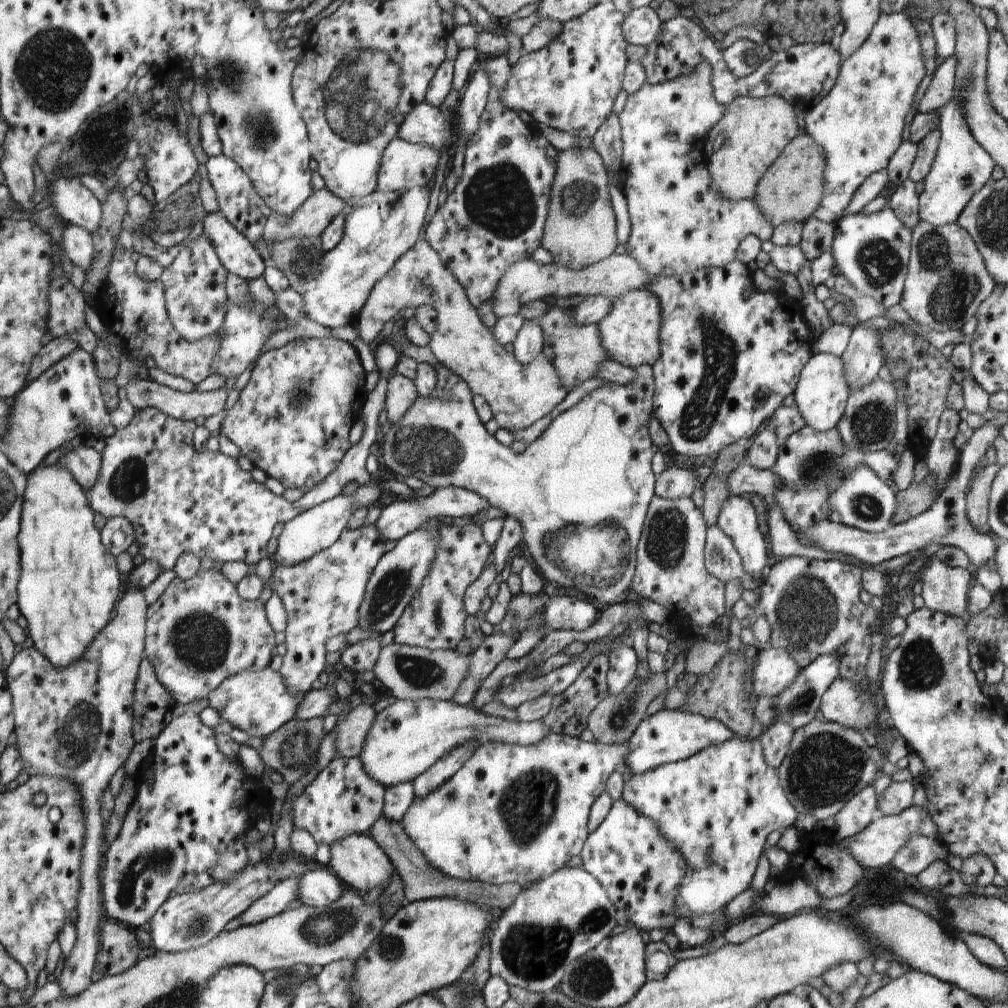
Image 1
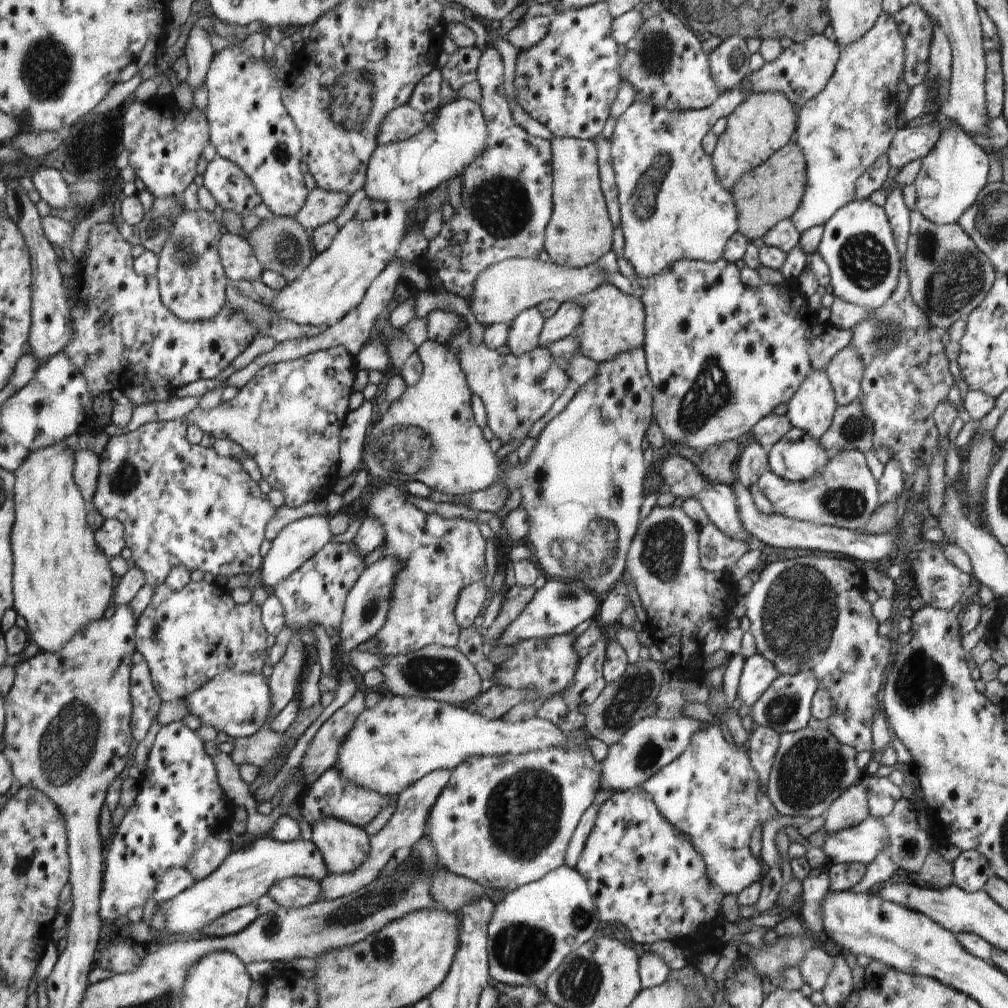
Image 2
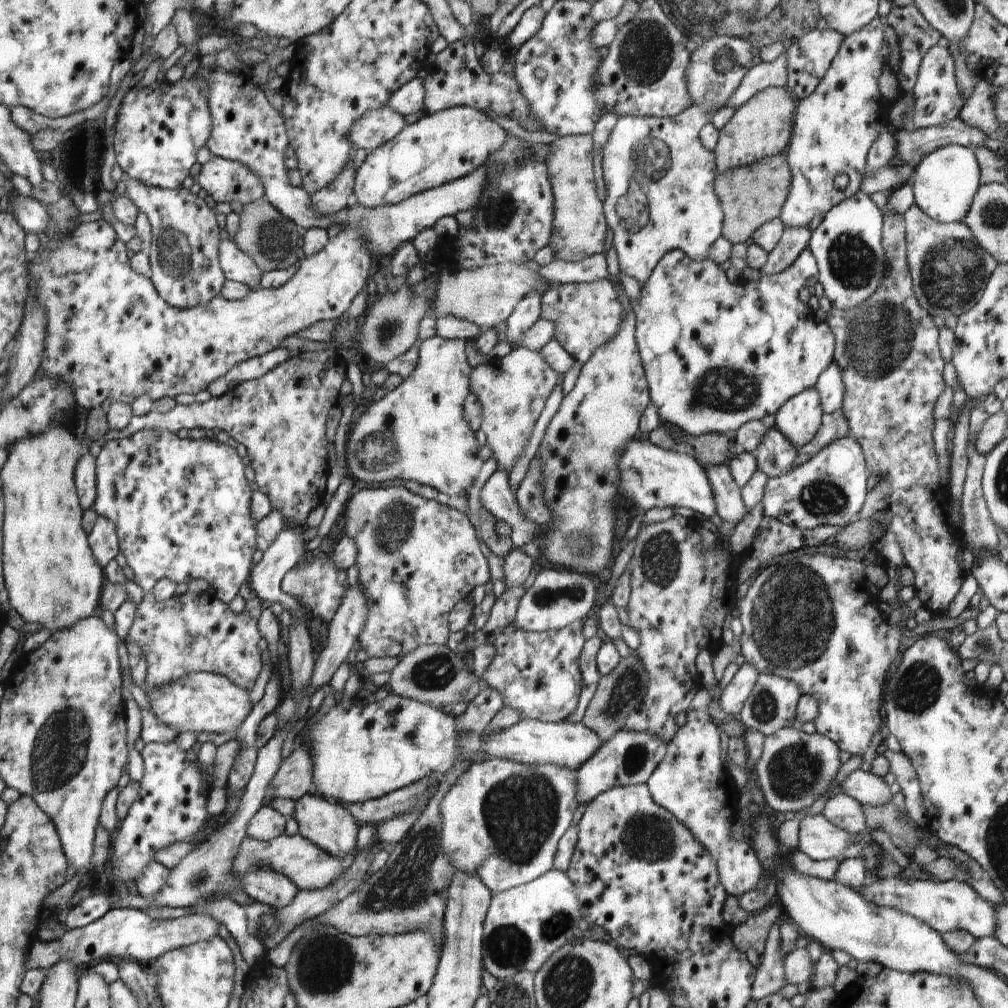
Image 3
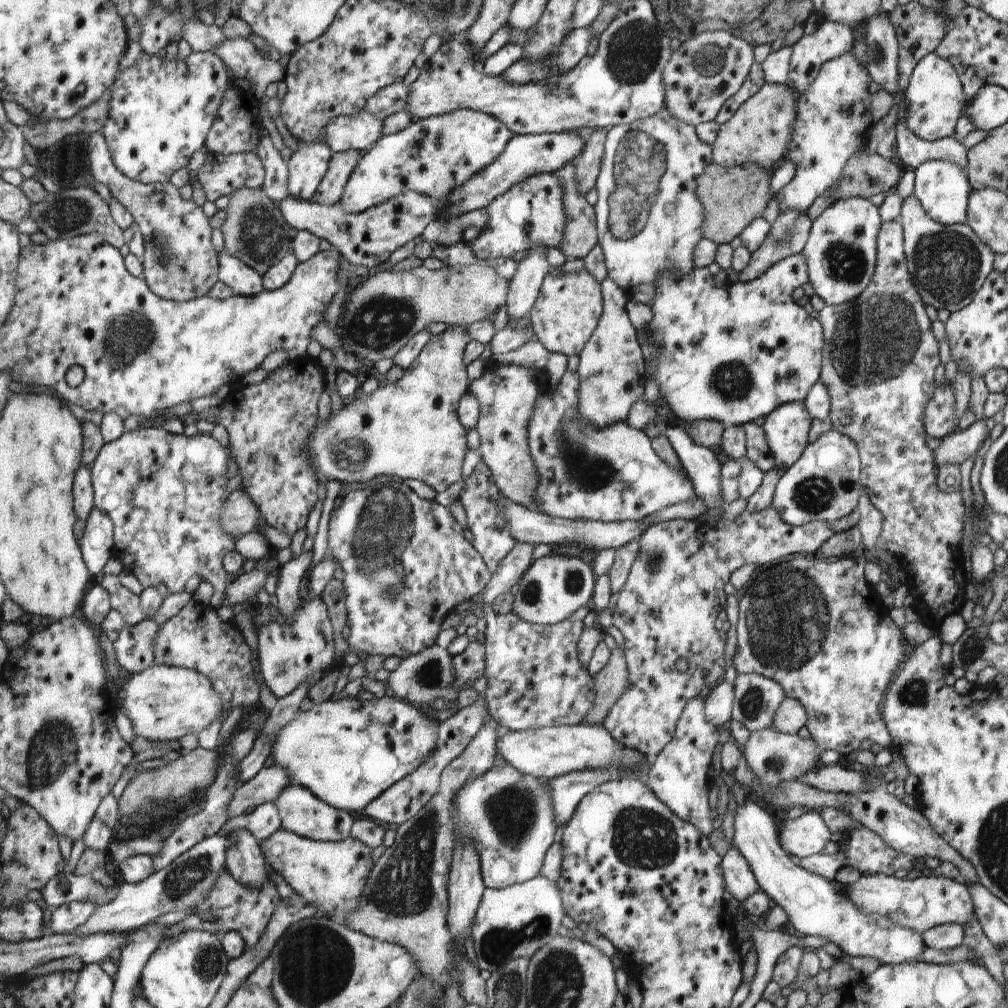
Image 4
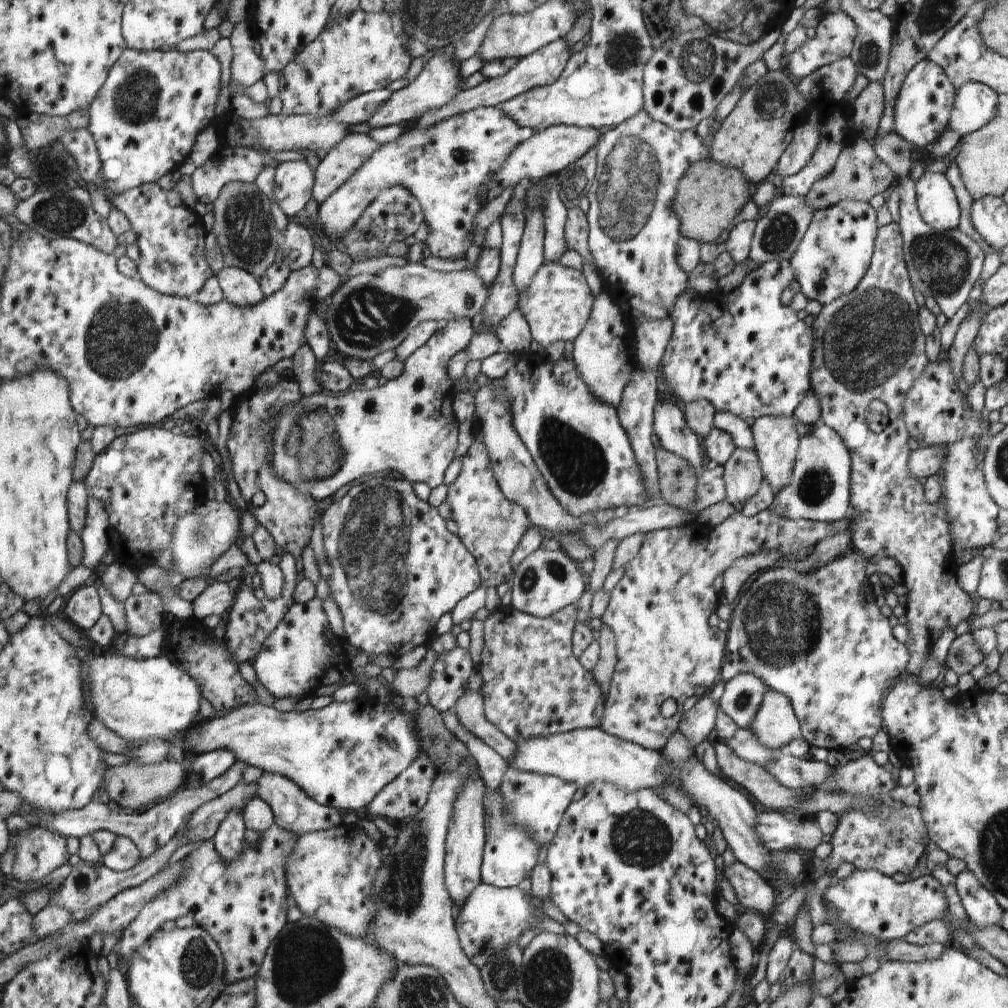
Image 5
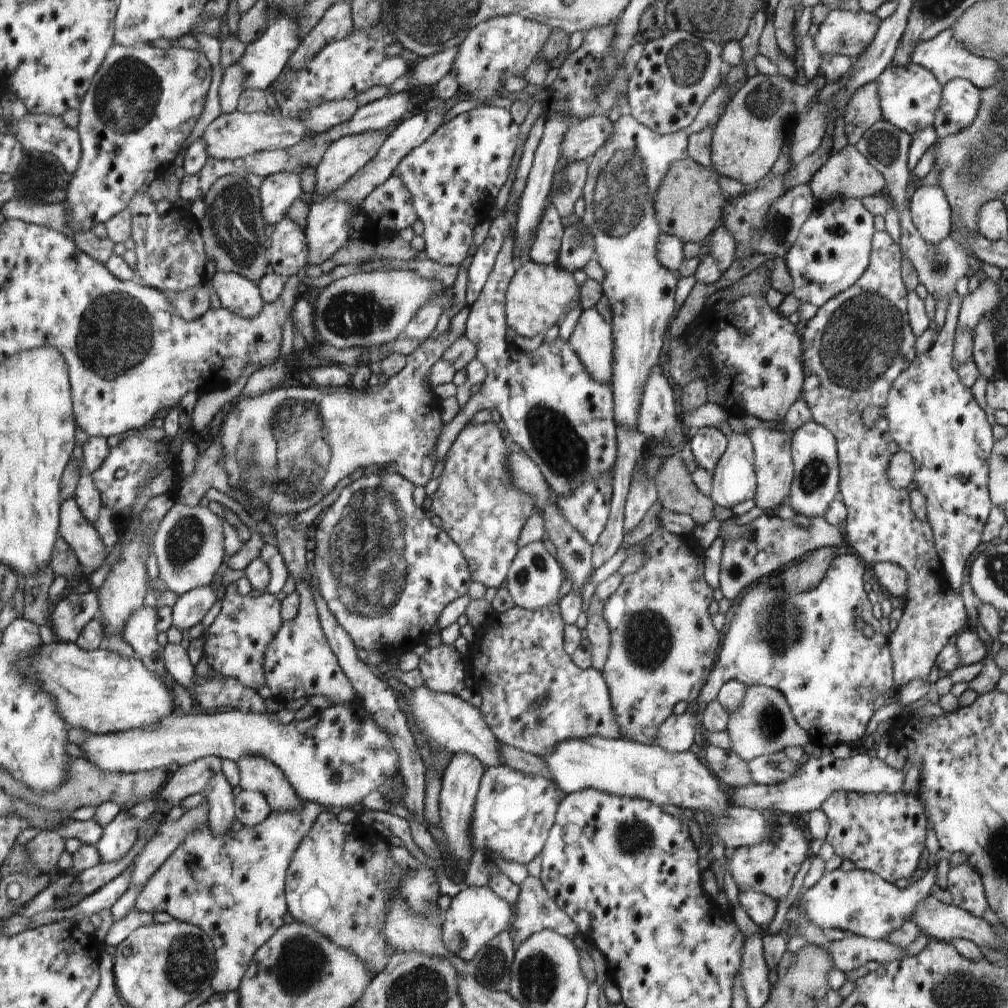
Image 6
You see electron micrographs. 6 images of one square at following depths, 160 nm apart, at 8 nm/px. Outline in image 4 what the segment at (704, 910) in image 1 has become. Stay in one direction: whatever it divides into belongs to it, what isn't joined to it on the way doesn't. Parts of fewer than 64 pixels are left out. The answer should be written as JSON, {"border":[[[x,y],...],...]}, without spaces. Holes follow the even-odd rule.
{"border":[[[699,696],[689,701],[677,724],[673,741],[652,762],[644,784],[681,820],[689,821],[696,829],[701,830],[702,835],[708,837],[712,833],[712,820],[706,772],[710,768],[710,758],[718,740],[718,730],[706,717],[705,706],[706,700]],[[732,846],[726,852],[722,869],[725,870],[726,890],[737,902],[744,902],[748,896],[761,889],[752,866],[738,848]]]}

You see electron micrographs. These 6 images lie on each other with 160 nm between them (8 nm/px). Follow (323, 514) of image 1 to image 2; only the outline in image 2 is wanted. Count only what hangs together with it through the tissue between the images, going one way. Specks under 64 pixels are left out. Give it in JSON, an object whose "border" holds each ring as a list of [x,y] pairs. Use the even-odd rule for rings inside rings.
{"border":[[[306,516],[306,518],[296,520],[282,528],[280,534],[271,543],[270,551],[262,565],[262,576],[260,578],[262,578],[263,586],[266,590],[272,593],[272,590],[277,588],[278,584],[282,583],[282,580],[286,580],[288,576],[298,571],[302,564],[313,559],[322,548],[325,548],[326,542],[330,538],[332,538],[332,532],[328,528],[328,520],[322,518],[322,516]]]}

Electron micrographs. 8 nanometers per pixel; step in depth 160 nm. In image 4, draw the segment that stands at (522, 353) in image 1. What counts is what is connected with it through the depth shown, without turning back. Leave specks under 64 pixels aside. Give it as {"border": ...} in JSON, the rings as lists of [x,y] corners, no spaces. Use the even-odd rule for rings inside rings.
{"border":[[[534,246],[529,255],[518,264],[516,274],[509,280],[509,298],[507,300],[508,316],[517,323],[522,318],[527,318],[538,298],[544,278],[551,271],[547,262],[547,248]]]}

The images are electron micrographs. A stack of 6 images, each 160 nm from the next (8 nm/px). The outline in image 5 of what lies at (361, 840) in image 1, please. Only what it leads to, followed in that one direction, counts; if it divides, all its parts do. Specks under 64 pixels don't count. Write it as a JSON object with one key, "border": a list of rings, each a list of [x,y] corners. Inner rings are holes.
{"border":[[[263,772],[251,784],[255,790],[254,796],[258,795],[270,805],[274,815],[274,823],[281,825],[286,830],[303,835],[307,832],[337,827],[343,822],[338,809],[318,804],[318,801],[310,797],[298,784],[291,781],[289,777],[280,776],[276,773]]]}

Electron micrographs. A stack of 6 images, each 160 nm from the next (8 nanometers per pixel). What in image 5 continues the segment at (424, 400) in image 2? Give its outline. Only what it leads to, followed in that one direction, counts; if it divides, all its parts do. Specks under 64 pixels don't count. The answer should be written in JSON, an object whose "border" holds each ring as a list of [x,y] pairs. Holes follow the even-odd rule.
{"border":[[[468,319],[448,322],[429,340],[412,352],[404,364],[399,378],[388,380],[386,384],[367,390],[350,390],[342,396],[314,394],[305,396],[300,404],[286,408],[278,415],[278,428],[275,435],[273,465],[280,477],[294,484],[302,492],[313,496],[320,504],[326,504],[334,493],[352,480],[367,474],[378,472],[398,472],[402,478],[414,482],[424,482],[430,488],[436,488],[445,481],[446,470],[452,464],[458,420],[453,410],[454,384],[448,376],[448,362],[464,351],[476,335],[473,322]]]}

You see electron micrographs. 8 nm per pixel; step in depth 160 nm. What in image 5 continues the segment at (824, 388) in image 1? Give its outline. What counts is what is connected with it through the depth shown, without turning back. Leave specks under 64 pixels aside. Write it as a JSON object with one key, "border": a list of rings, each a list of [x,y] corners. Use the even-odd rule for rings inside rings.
{"border":[[[761,416],[756,419],[753,426],[755,440],[754,450],[759,458],[759,465],[763,480],[767,481],[773,494],[790,484],[793,476],[793,468],[796,466],[797,452],[800,448],[800,436],[796,430],[794,418]]]}

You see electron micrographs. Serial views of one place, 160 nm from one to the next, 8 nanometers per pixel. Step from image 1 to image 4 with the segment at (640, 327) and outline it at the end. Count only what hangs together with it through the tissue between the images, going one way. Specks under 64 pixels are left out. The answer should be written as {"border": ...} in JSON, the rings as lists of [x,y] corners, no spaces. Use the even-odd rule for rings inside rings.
{"border":[[[552,269],[548,272],[546,278],[544,278],[538,298],[536,298],[536,302],[534,302],[534,306],[532,306],[528,317],[535,333],[534,338],[540,340],[546,346],[546,350],[550,353],[561,353],[570,357],[581,355],[586,344],[597,330],[604,312],[604,294],[600,294],[600,284],[594,280],[592,274],[588,274],[587,270],[580,270],[580,272],[574,272],[574,274],[566,274],[566,272],[560,272],[560,269]]]}

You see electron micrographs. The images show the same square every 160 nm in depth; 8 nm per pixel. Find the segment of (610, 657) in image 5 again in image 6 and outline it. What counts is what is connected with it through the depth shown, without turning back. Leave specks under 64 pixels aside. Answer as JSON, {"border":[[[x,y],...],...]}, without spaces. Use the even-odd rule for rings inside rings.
{"border":[[[595,595],[588,602],[587,621],[588,626],[585,628],[586,636],[592,646],[591,664],[597,672],[604,670],[608,654],[610,652],[610,630],[603,616],[603,607],[605,602],[600,602]]]}

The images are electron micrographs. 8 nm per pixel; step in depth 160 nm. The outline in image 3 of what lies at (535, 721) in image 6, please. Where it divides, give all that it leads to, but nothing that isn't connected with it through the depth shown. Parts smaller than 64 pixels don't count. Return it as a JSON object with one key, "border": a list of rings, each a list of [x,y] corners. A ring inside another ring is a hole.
{"border":[[[578,620],[561,631],[526,632],[520,628],[514,628],[512,624],[502,630],[499,638],[496,638],[493,646],[496,648],[494,660],[479,677],[488,683],[489,688],[498,690],[504,698],[504,707],[517,709],[522,714],[522,719],[530,718],[545,722],[567,721],[580,703],[581,695],[581,670],[580,657],[586,641],[582,635],[584,620]]]}

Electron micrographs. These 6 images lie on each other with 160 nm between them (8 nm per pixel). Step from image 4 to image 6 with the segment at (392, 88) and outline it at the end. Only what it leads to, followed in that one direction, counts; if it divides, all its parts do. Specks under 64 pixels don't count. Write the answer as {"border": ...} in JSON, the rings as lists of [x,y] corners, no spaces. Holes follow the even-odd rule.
{"border":[[[343,99],[331,103],[323,103],[320,107],[310,109],[304,116],[301,116],[302,122],[306,124],[306,128],[310,128],[310,132],[314,135],[322,134],[334,128],[338,124],[342,124],[348,120],[350,116],[354,116],[354,112],[358,110],[358,102],[356,100]]]}

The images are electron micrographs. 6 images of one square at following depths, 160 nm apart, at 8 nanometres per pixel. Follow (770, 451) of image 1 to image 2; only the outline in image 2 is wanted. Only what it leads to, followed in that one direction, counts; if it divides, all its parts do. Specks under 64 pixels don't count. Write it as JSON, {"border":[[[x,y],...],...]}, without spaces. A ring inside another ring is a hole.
{"border":[[[751,437],[746,443],[742,444],[742,451],[735,464],[736,479],[747,489],[751,488],[758,478],[771,471],[768,466],[768,451],[760,442]]]}

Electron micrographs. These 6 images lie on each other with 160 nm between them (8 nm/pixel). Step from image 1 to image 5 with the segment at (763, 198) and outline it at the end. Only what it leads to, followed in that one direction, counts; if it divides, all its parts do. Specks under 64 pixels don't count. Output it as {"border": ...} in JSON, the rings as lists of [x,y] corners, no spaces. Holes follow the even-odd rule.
{"border":[[[712,158],[694,163],[694,168],[690,168],[690,176],[686,176],[686,180],[682,180],[682,192],[678,192],[678,216],[682,216],[682,232],[686,232],[685,238],[700,243],[718,243],[716,238],[720,236],[722,230],[732,226],[734,216],[742,210],[742,204],[748,200],[748,196],[750,196],[748,178],[740,169],[718,164]]]}

